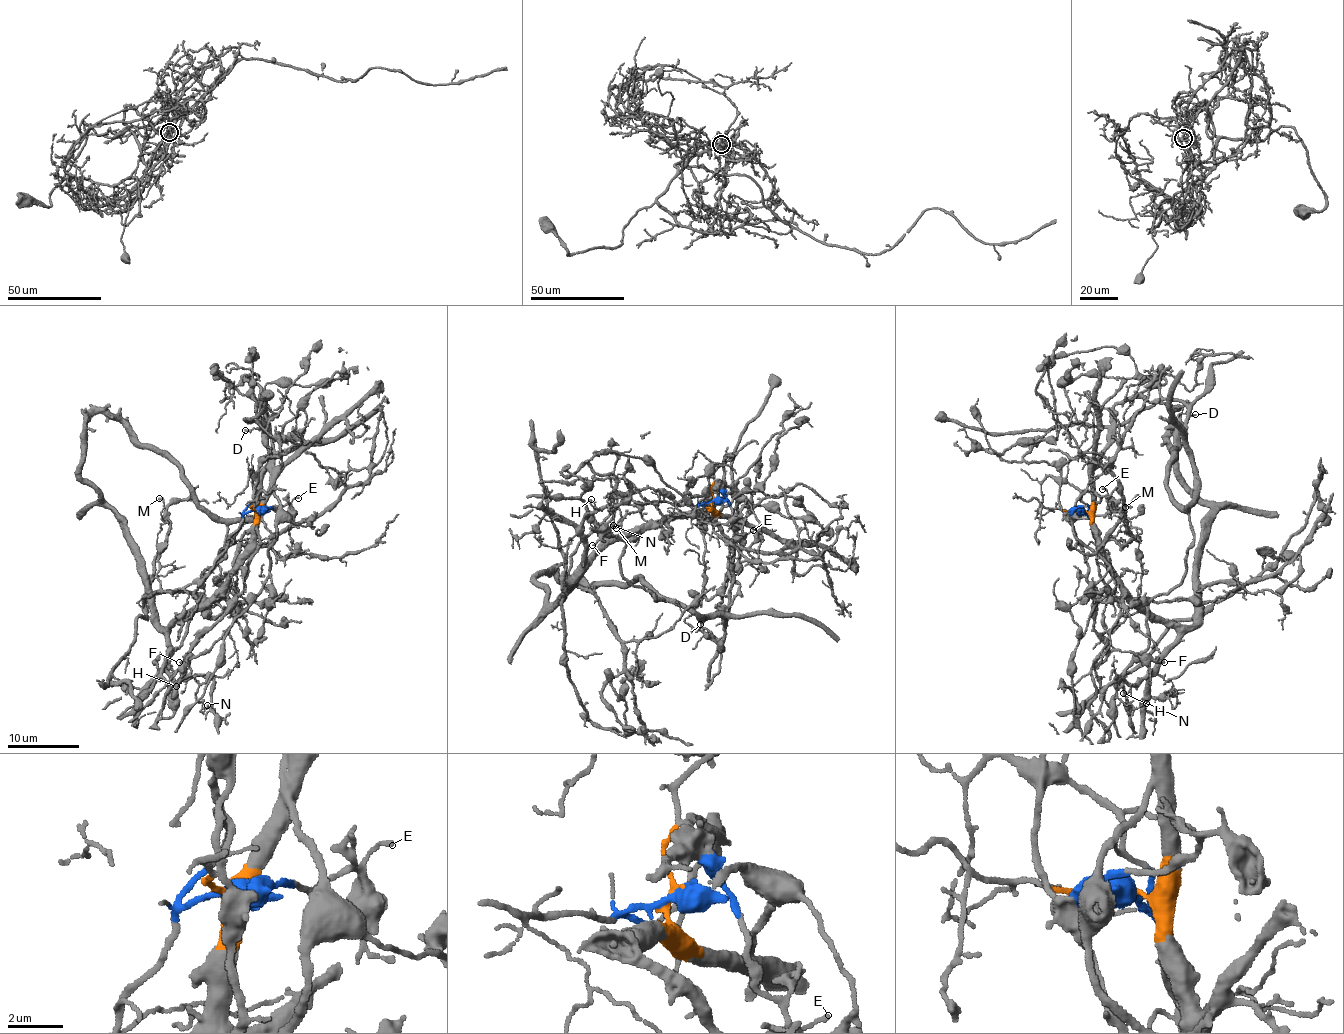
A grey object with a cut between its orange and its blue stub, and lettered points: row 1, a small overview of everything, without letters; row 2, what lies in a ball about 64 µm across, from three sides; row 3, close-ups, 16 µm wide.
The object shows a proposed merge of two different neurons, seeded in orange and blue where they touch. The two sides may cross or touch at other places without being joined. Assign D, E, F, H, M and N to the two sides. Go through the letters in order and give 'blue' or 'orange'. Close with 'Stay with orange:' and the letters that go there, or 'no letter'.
D: orange
E: blue
F: blue
H: orange
M: blue
N: orange
Stay with orange: D, H, N

